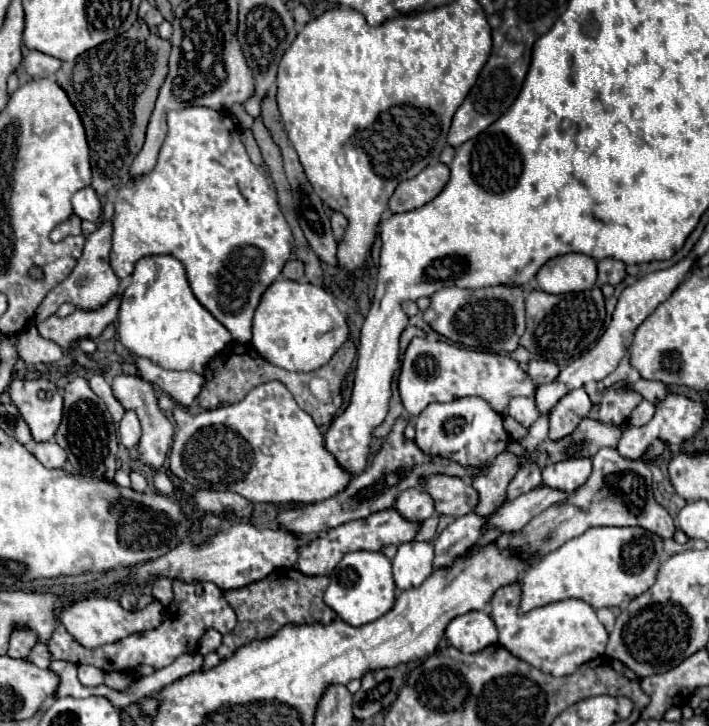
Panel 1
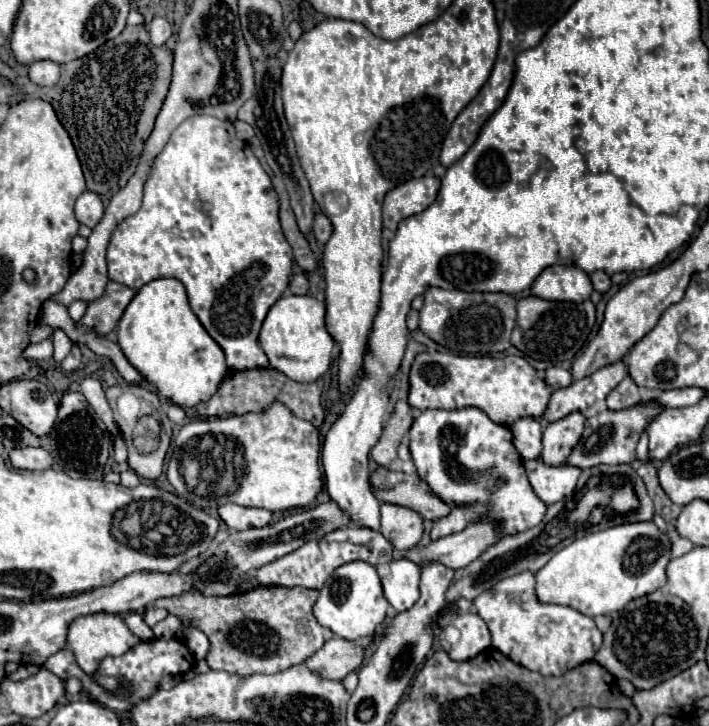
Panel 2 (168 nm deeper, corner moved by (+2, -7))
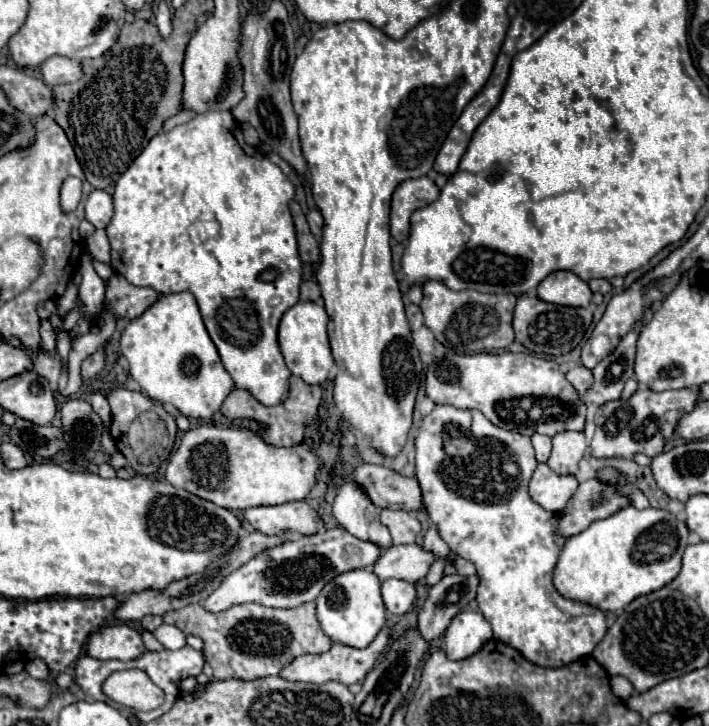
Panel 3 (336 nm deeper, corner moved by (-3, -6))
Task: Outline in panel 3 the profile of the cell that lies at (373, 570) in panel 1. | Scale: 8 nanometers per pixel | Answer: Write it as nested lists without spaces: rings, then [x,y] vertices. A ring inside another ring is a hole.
[[[354,569],[334,577],[316,599],[316,617],[322,631],[334,641],[354,649],[368,647],[386,623],[386,607],[380,595],[380,581],[372,569]]]

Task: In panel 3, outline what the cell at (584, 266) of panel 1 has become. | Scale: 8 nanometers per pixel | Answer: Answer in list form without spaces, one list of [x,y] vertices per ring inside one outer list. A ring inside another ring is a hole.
[[[554,271],[538,285],[538,297],[564,307],[590,307],[592,291],[588,283],[572,271]]]

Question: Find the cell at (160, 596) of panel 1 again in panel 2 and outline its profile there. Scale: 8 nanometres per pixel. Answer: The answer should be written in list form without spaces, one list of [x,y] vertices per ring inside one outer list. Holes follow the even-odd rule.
[[[155,608],[155,610],[145,610],[145,624],[147,626],[155,626],[157,622],[161,622],[165,616],[167,616],[169,612],[167,610],[163,610],[163,608]]]

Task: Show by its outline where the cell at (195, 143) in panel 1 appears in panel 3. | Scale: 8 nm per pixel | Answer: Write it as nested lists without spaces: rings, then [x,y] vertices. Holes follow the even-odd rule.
[[[204,111],[204,113],[198,113],[192,121],[176,125],[172,131],[158,133],[146,145],[146,149],[132,161],[128,171],[124,171],[124,175],[120,175],[120,179],[116,181],[116,191],[114,191],[114,217],[112,217],[110,225],[106,227],[110,245],[112,245],[112,263],[110,263],[112,269],[118,271],[120,275],[124,275],[132,285],[152,287],[154,291],[158,291],[162,295],[168,295],[170,291],[172,293],[190,291],[198,301],[204,325],[222,357],[226,371],[232,375],[234,385],[238,389],[252,393],[264,407],[282,403],[288,397],[288,379],[292,375],[284,363],[284,357],[282,357],[282,351],[278,345],[278,323],[280,323],[282,315],[300,301],[300,283],[302,283],[302,263],[298,257],[294,223],[292,223],[292,215],[288,209],[288,203],[292,197],[294,197],[294,185],[290,183],[290,179],[284,177],[284,173],[280,171],[278,165],[274,165],[256,147],[252,147],[244,141],[240,125],[234,121],[230,111]],[[200,215],[226,215],[226,219],[200,219]]]

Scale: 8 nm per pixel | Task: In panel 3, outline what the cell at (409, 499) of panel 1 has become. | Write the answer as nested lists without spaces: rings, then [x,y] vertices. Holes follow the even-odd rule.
[[[382,509],[380,513],[382,525],[388,527],[392,533],[394,545],[404,545],[404,543],[414,543],[418,533],[420,533],[420,523],[414,517],[414,513],[408,511],[394,511],[394,509]]]

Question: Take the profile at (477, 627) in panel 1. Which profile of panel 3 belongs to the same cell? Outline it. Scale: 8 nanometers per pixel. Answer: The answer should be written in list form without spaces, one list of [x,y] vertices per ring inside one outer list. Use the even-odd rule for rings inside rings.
[[[460,611],[444,633],[448,659],[466,659],[492,639],[492,627],[478,611]]]

